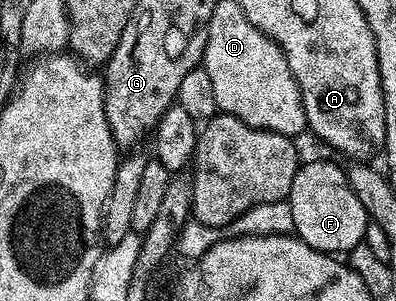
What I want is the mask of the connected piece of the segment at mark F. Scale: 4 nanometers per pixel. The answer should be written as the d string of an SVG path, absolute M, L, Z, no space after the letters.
M307 162L293 176L289 195L291 226L297 237L309 248L332 256L346 255L367 237L368 217L361 200L353 192L346 169L335 162Z

